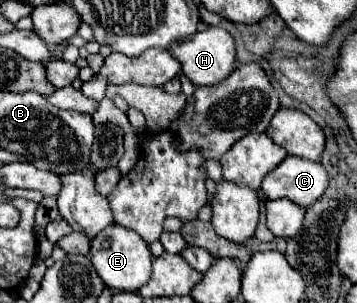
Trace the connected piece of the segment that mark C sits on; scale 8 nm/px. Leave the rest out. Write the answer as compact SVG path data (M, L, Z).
M287 157L261 183L265 199L287 197L297 205L313 205L327 189L329 175L319 161Z

